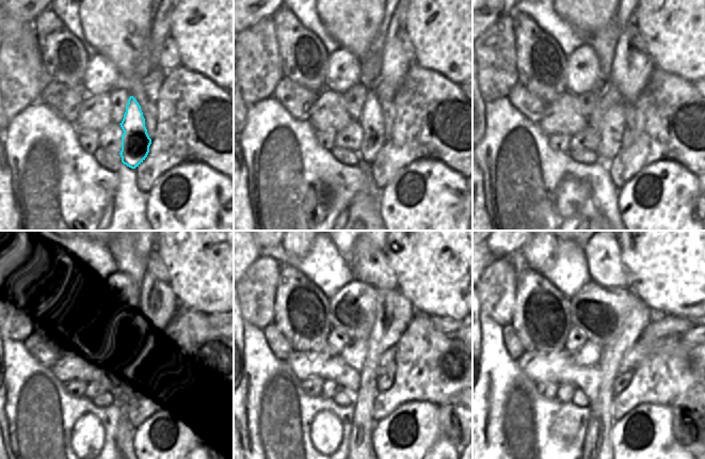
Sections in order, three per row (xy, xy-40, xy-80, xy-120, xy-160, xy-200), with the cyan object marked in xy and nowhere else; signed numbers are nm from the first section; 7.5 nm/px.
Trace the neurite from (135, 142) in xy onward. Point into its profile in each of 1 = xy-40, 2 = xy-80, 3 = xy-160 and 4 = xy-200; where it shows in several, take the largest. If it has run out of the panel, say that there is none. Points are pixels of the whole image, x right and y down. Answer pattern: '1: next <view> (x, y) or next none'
1: next xy-40 (371, 121)
2: next xy-80 (611, 131)
3: next xy-160 (388, 357)
4: next xy-200 (645, 348)

